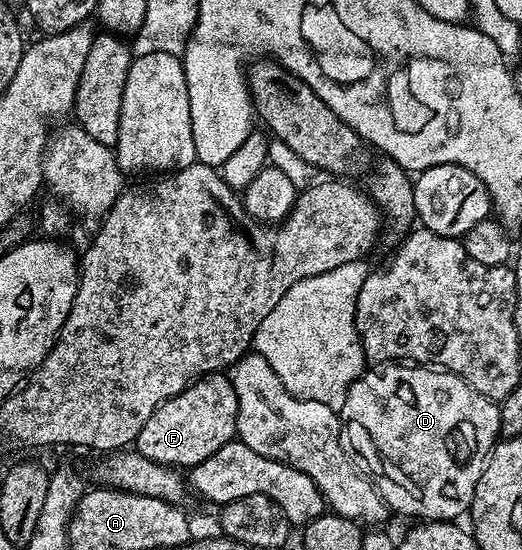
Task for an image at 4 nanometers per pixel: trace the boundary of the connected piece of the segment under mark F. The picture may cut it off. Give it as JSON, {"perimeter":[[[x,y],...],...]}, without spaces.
{"perimeter":[[[227,373],[205,374],[186,387],[178,396],[166,400],[142,424],[134,443],[136,453],[142,454],[163,466],[191,468],[202,464],[206,456],[214,456],[218,448],[236,438],[238,396]]]}

